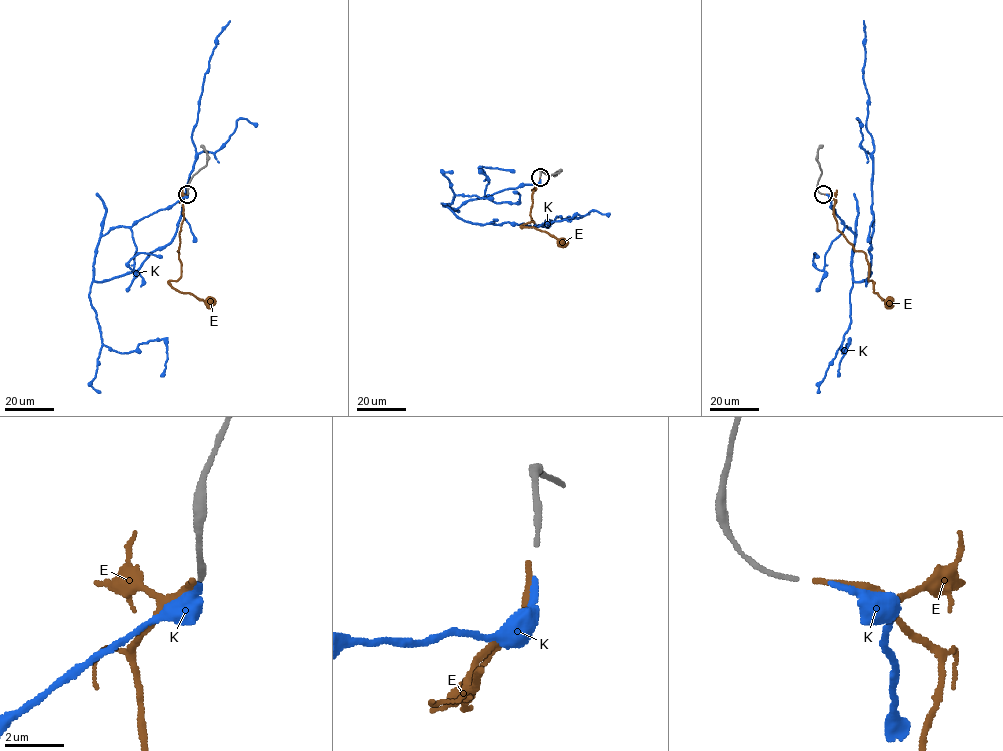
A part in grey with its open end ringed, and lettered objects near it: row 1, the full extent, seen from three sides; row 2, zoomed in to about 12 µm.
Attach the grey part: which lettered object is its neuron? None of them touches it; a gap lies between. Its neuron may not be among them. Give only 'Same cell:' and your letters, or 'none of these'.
Same cell: K

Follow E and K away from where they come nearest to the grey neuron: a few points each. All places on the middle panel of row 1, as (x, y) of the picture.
E: (539, 178), (532, 195), (530, 216), (533, 222), (521, 226), (544, 231), (561, 242)
K: (540, 179), (446, 206), (485, 224), (548, 227), (545, 221), (557, 216), (582, 217)

